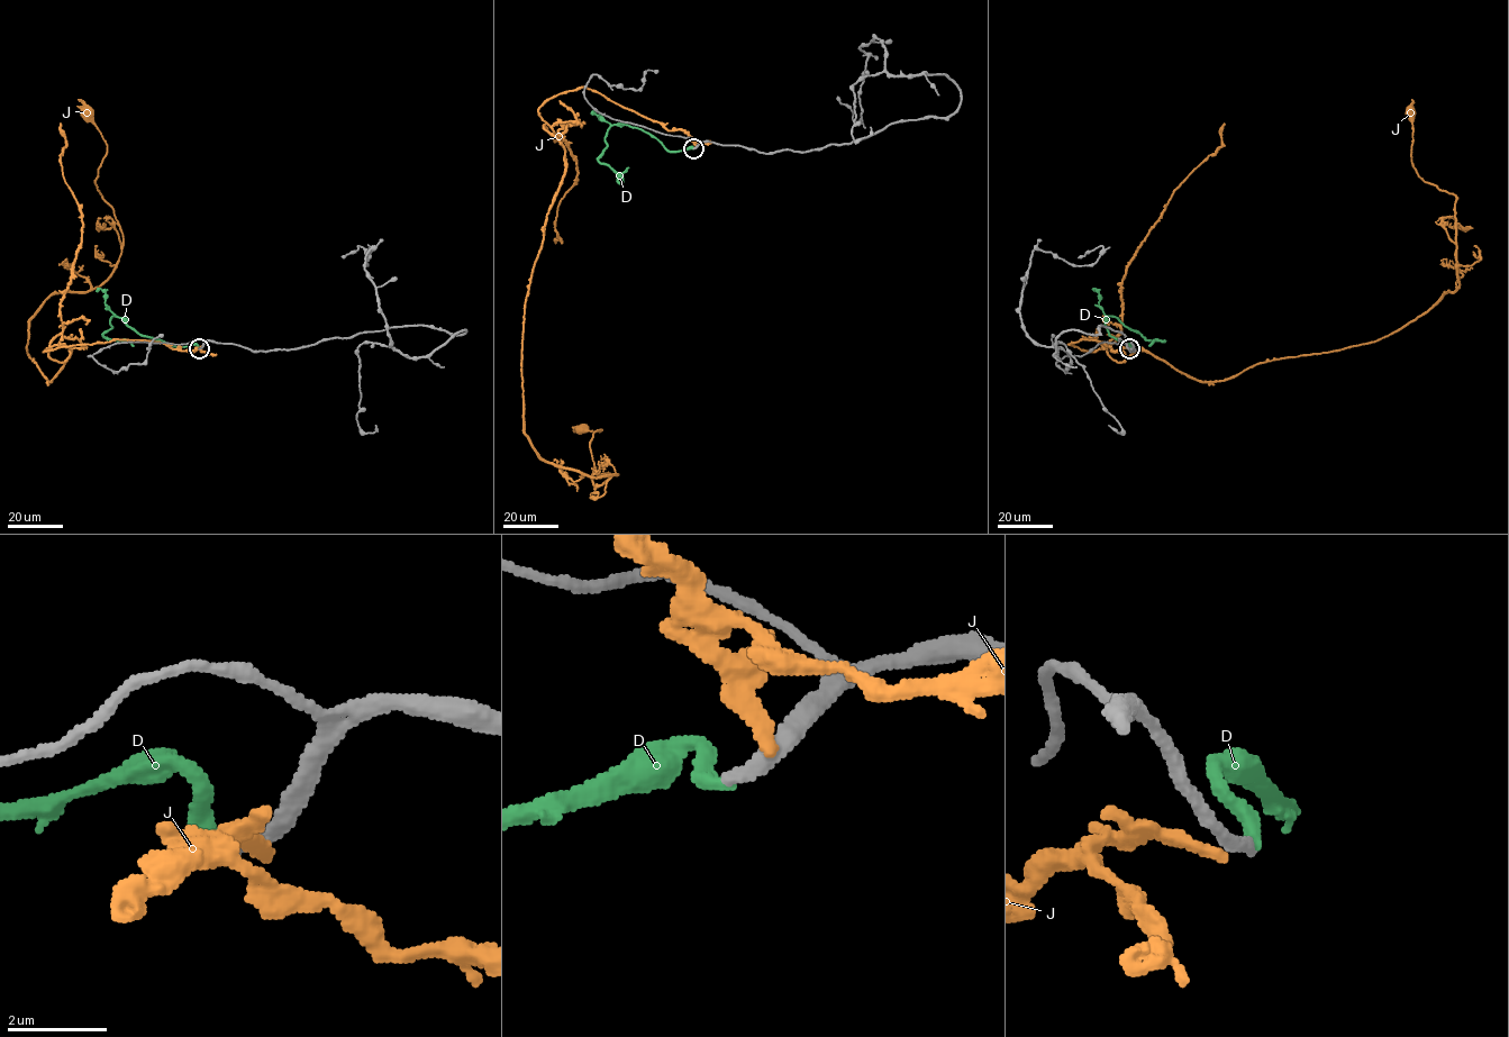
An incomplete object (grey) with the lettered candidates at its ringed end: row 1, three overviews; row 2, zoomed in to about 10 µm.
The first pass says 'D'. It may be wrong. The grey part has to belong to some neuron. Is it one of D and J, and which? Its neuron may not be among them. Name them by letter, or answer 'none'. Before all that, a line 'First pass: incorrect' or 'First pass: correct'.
First pass: correct
D

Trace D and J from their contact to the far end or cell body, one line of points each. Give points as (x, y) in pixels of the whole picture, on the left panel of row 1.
D: (199, 348), (197, 344), (173, 347), (137, 334), (112, 316), (111, 327), (102, 335), (134, 346)
J: (200, 348), (44, 351), (58, 335), (50, 382), (27, 353), (45, 300), (120, 255), (87, 111)

